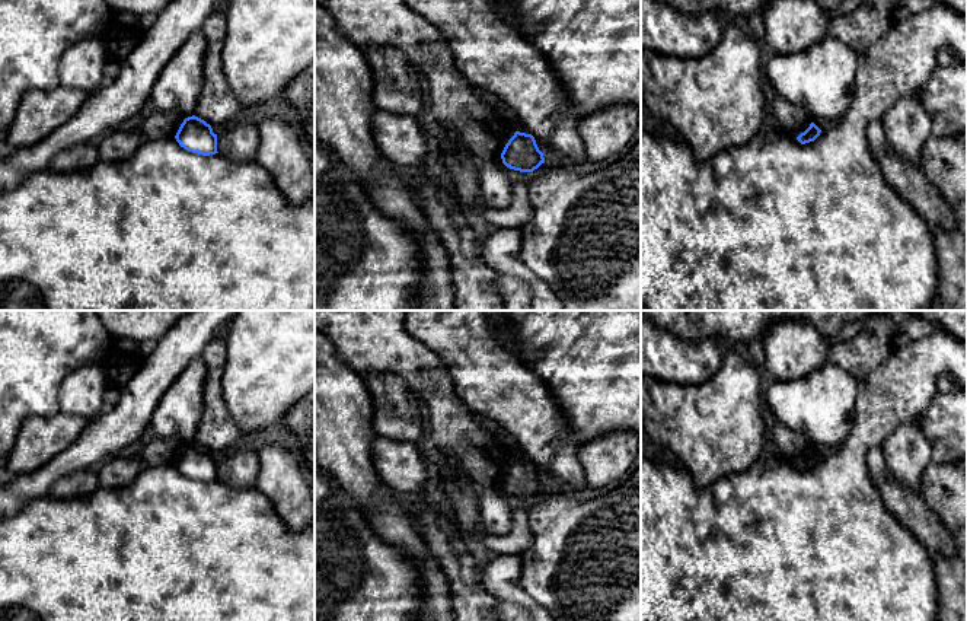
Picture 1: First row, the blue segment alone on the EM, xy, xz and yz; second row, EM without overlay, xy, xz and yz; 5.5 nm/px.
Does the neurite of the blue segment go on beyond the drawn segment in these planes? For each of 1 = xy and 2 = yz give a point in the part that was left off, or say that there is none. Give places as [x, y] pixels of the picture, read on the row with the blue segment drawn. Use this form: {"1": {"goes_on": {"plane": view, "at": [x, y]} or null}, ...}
{"1": {"goes_on": null}, "2": {"goes_on": null}}

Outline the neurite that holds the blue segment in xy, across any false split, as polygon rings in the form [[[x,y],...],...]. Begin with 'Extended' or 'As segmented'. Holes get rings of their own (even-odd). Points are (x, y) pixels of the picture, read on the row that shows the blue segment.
As segmented. [[[195,115],[183,120],[175,138],[181,147],[192,153],[202,156],[218,153],[217,134],[213,133],[210,124]]]

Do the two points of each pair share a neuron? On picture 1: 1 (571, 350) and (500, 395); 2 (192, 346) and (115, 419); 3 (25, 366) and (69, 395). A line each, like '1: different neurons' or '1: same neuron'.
1: different neurons
2: same neuron
3: different neurons

